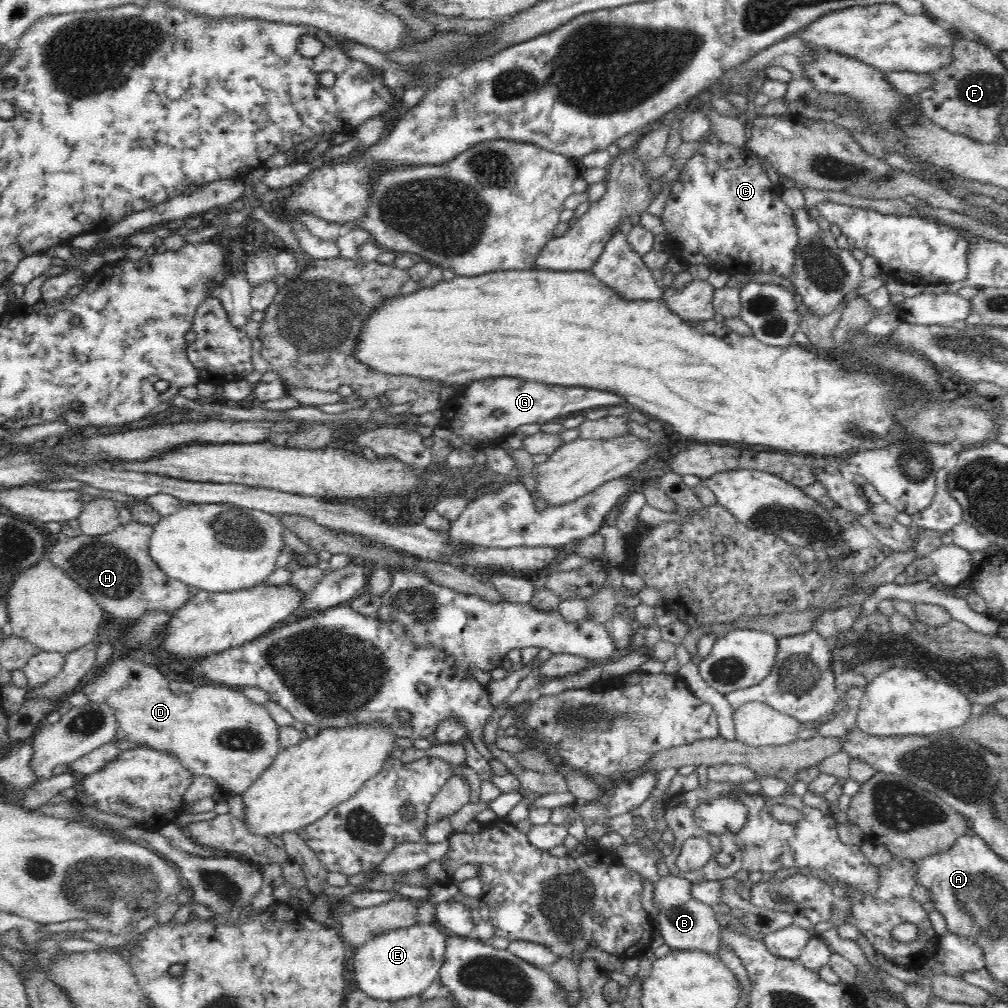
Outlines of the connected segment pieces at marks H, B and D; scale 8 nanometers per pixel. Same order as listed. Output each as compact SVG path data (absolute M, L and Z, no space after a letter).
M131 521L106 535L81 535L58 541L47 557L86 588L104 612L108 612L109 619L131 622L148 611L174 613L188 602L190 590L186 583L168 578L154 562L148 548L152 534L152 526Z
M671 873L658 880L654 890L654 903L660 905L657 920L660 922L661 936L672 951L698 950L718 955L721 948L721 927L716 920L717 914L710 906L692 897L692 888L690 880Z
M113 658L102 670L91 674L79 686L90 703L110 704L115 708L118 730L115 741L124 741L134 746L171 752L194 776L209 776L219 784L225 794L233 792L242 796L282 749L279 743L278 723L270 716L264 704L252 703L236 689L198 686L190 693L173 692L168 687L169 679L160 668L144 664L132 658Z

